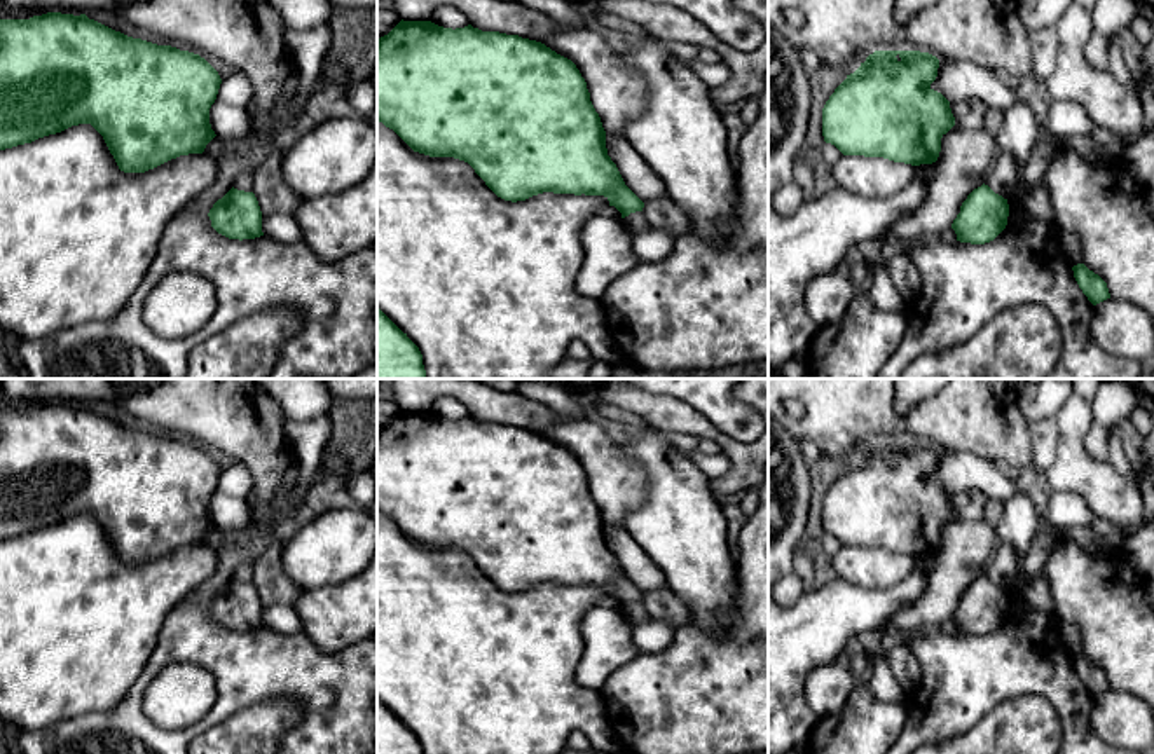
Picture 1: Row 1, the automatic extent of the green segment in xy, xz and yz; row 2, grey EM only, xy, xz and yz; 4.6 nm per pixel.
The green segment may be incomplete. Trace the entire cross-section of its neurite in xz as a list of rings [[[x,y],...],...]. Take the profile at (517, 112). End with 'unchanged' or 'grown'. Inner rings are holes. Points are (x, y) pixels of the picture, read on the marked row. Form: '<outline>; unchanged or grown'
[[[402,19],[377,40],[377,122],[393,129],[414,152],[468,162],[505,201],[525,201],[543,192],[604,195],[622,218],[644,208],[608,155],[606,131],[580,70],[536,40],[471,24],[452,30]]]; unchanged

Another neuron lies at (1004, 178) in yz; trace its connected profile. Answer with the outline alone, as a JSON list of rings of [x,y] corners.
[[[1000,152],[993,173],[985,178],[985,185],[1004,199],[1009,199],[1018,188],[1018,176],[1020,169],[1013,154]]]

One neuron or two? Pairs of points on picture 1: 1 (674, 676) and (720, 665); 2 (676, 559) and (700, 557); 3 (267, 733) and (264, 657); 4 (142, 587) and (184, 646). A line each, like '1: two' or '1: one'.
1: one
2: one
3: two
4: two

